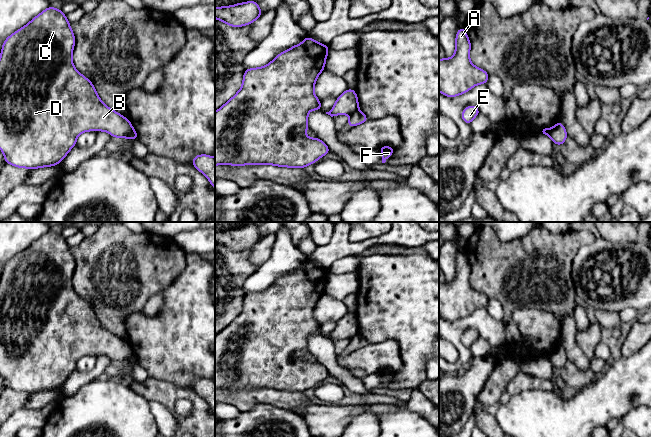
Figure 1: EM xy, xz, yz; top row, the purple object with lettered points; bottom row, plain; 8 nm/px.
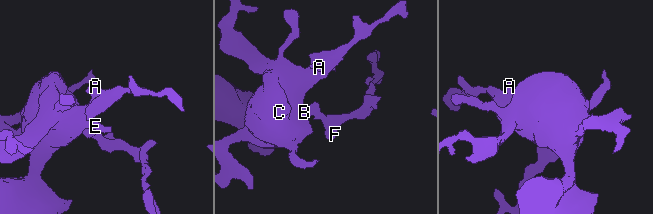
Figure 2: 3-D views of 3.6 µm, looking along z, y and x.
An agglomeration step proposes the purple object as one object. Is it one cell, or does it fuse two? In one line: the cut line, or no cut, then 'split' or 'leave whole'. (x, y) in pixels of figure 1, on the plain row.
cut in xy along (133, 353), (128, 362); split

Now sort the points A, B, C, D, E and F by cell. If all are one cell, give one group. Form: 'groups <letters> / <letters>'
groups A B C D E / F

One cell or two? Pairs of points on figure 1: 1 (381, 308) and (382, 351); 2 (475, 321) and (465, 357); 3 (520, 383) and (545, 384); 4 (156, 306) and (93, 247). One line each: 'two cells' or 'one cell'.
1: two cells
2: one cell
3: one cell
4: two cells

